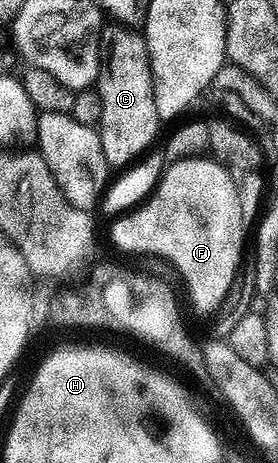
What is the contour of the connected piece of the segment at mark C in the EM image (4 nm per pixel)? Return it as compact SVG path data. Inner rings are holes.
M119 23L105 24L100 30L100 44L100 74L96 77L94 88L102 99L102 119L98 126L102 155L106 155L109 166L127 167L153 148L152 140L162 128L158 107L154 107L148 48L139 28Z

